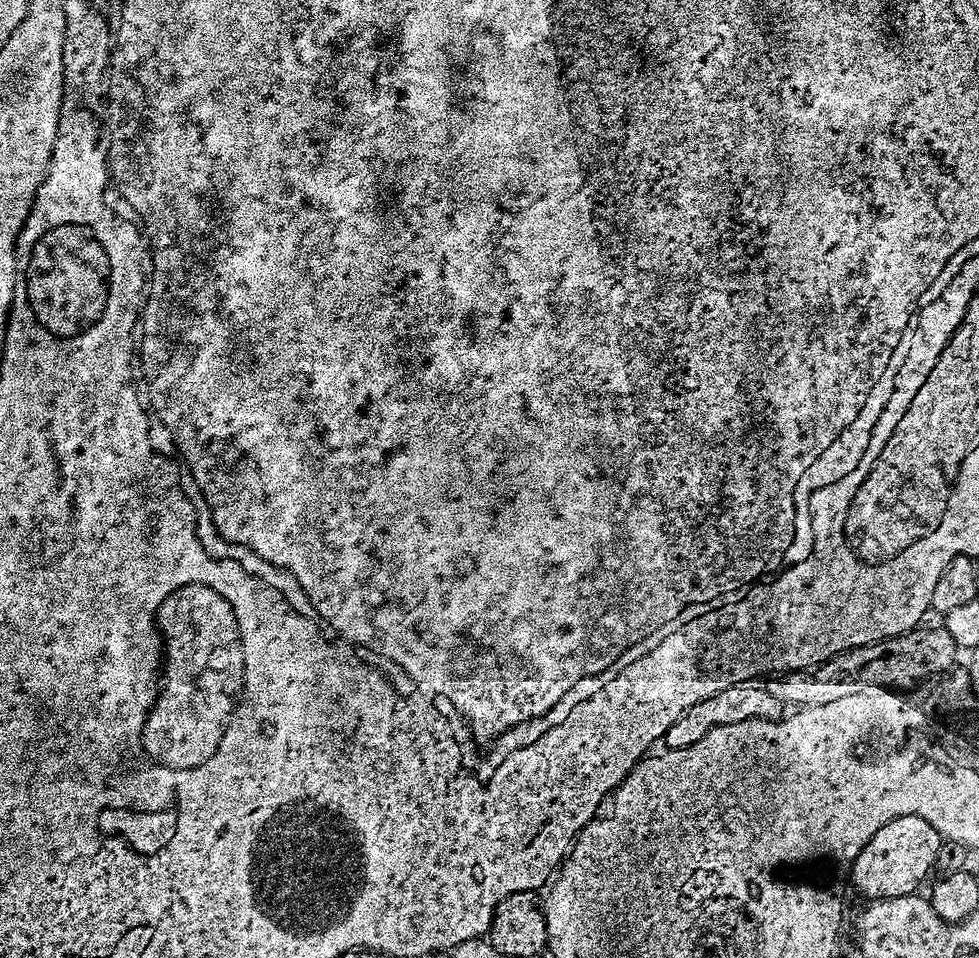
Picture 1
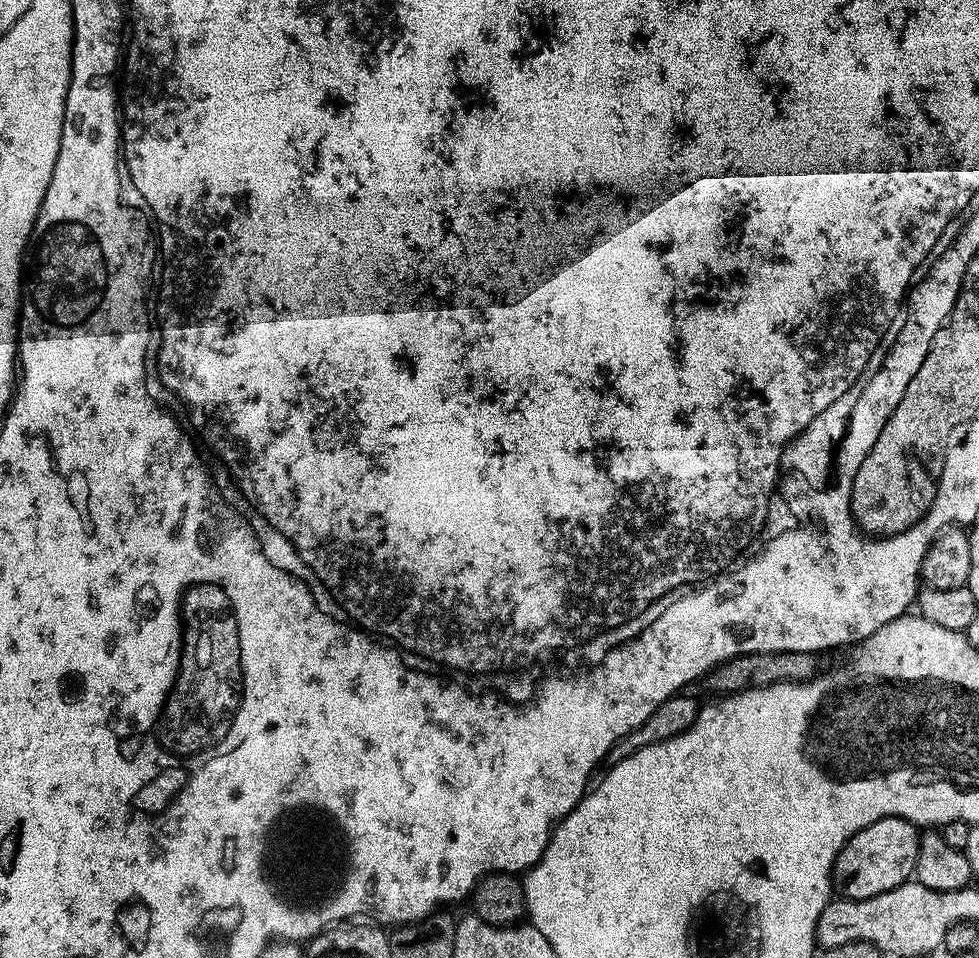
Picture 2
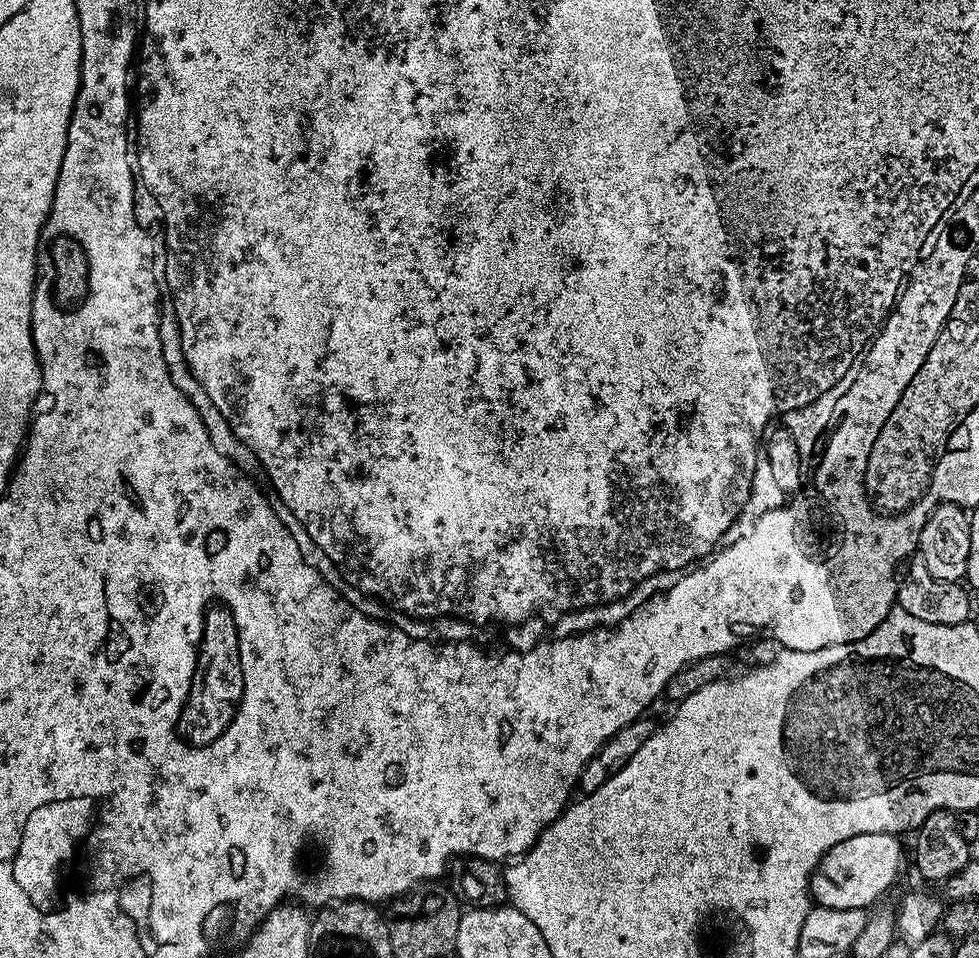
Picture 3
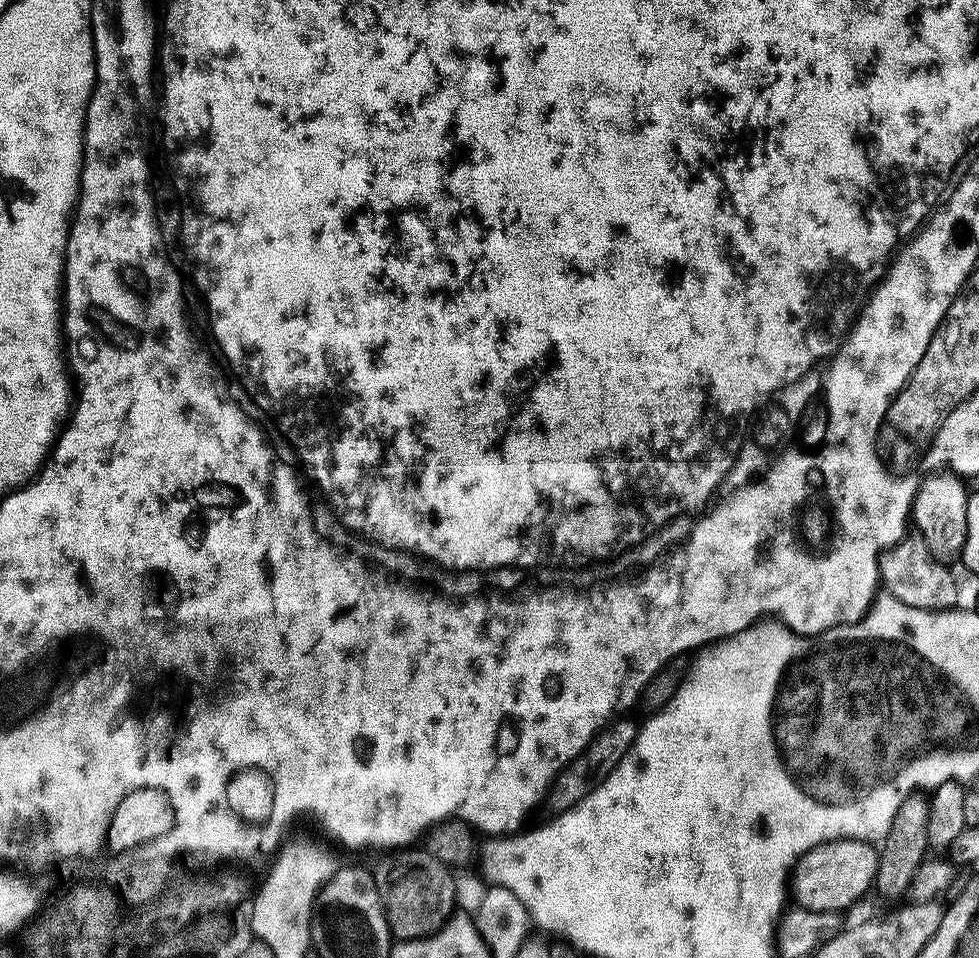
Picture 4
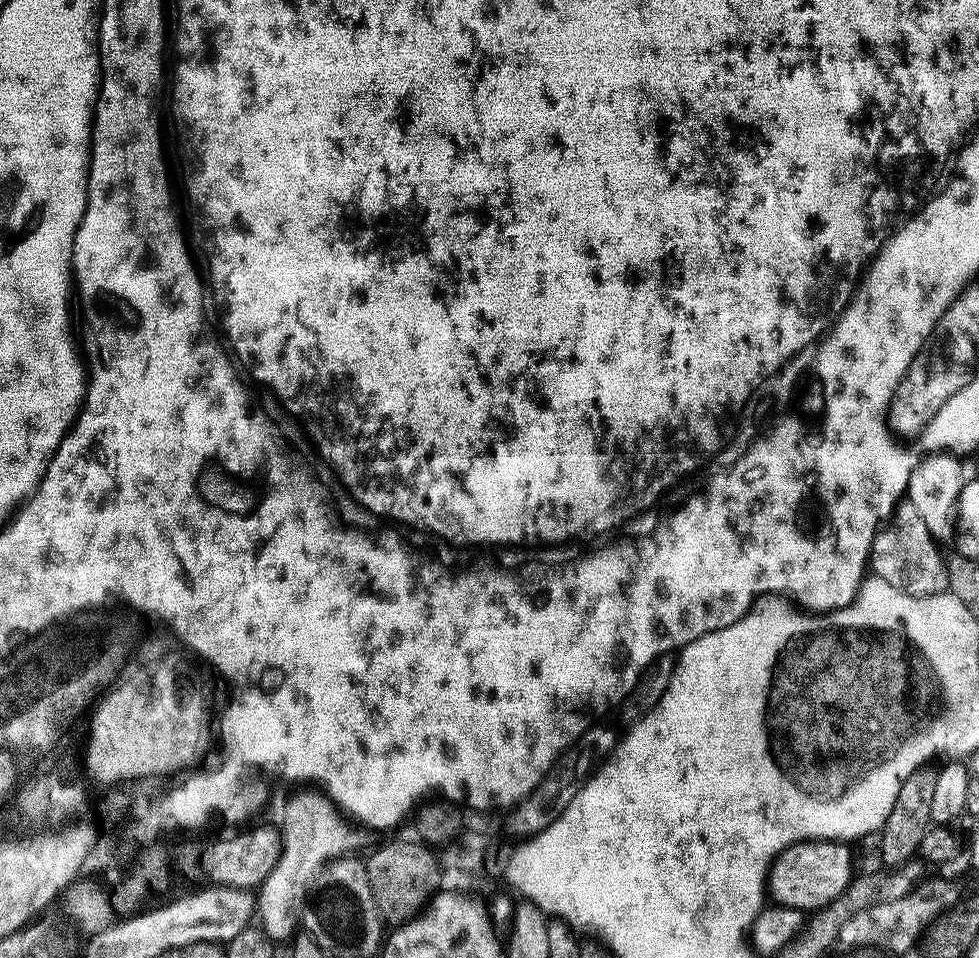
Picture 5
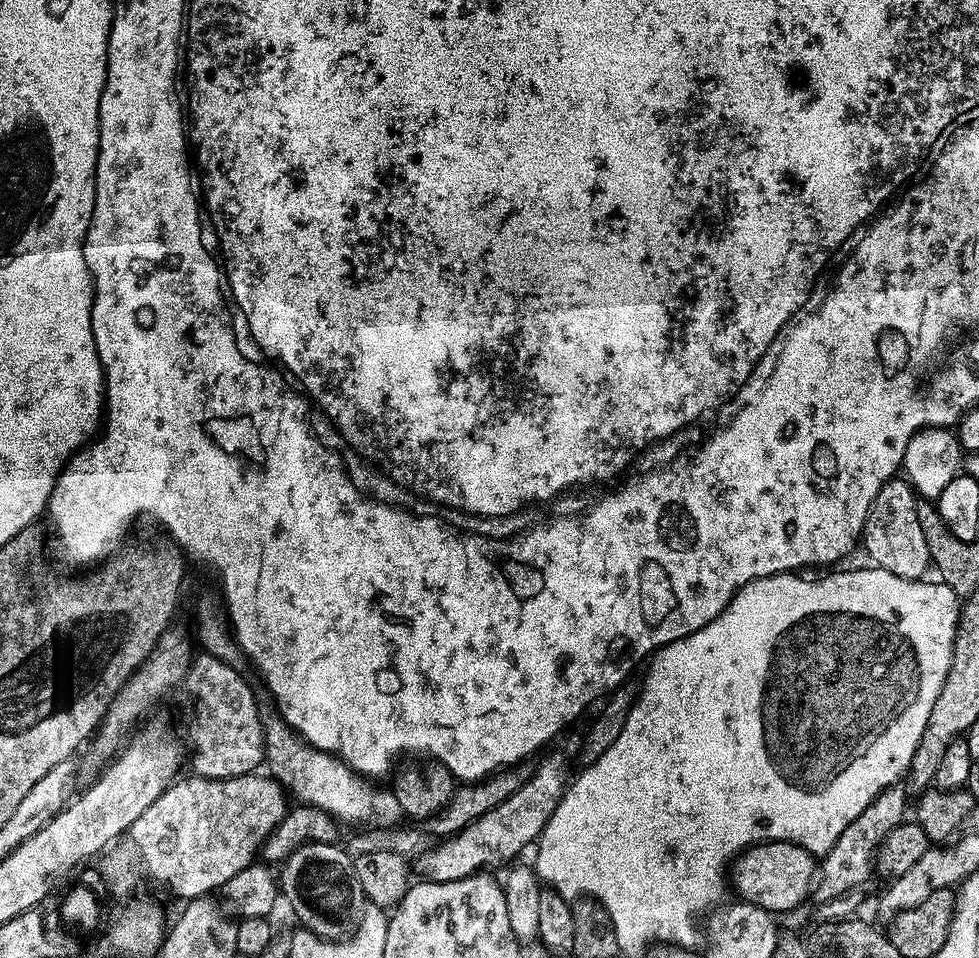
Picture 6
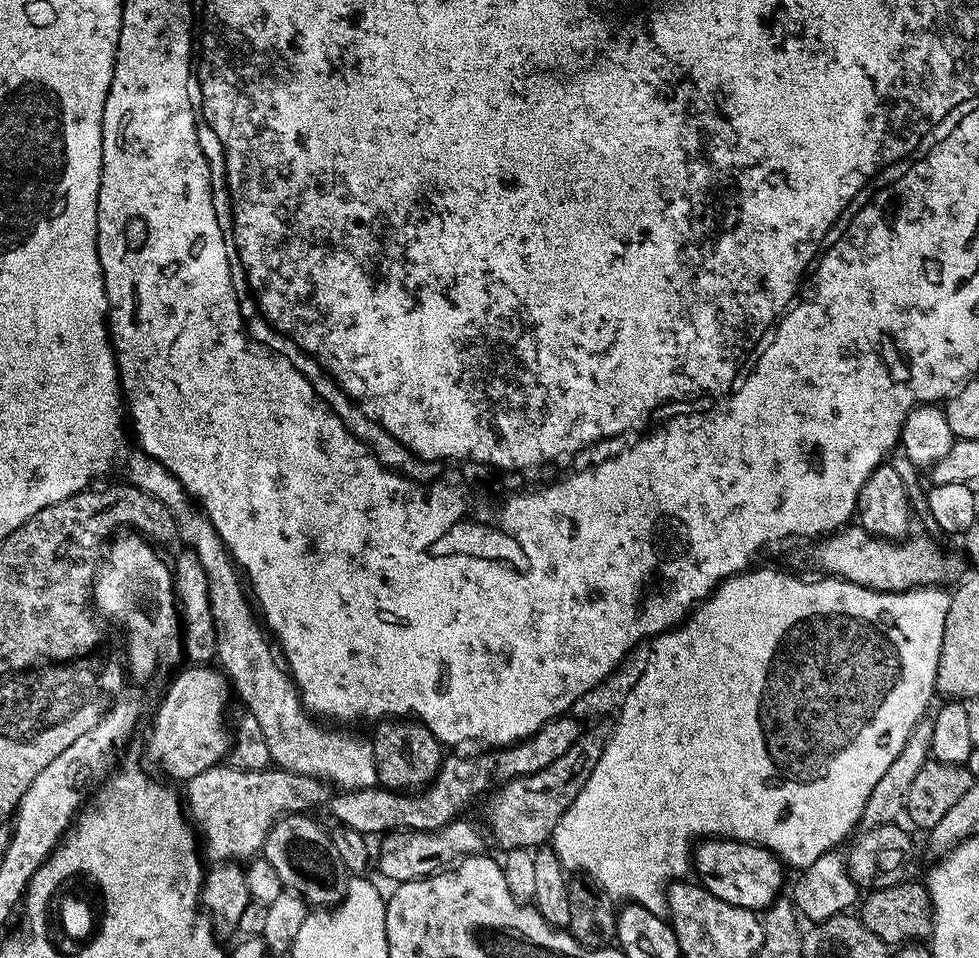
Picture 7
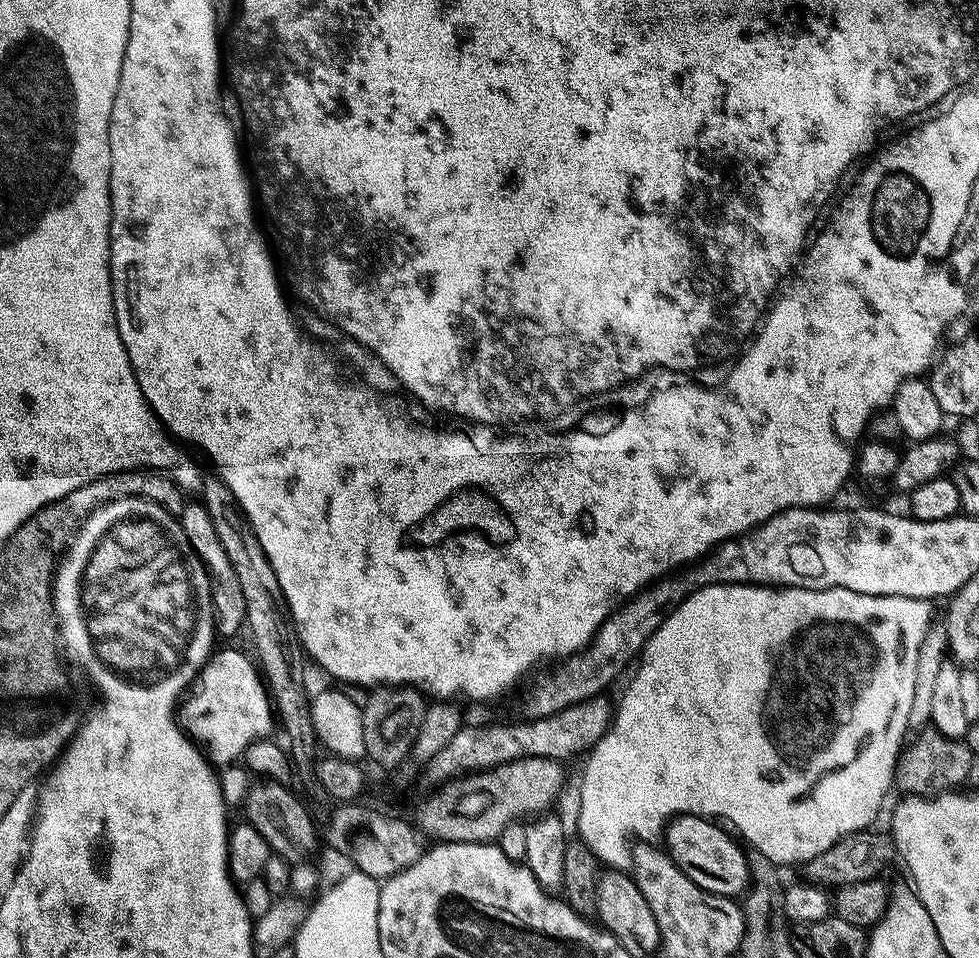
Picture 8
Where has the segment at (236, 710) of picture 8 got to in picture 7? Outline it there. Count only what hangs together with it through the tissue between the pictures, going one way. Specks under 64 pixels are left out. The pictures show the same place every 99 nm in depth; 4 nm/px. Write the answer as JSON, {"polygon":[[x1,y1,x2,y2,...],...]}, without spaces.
{"polygon":[[184,666,173,678,156,708,152,733,148,736,148,752,160,763,165,777,187,782,194,774,210,770,229,755,230,728,224,725,228,692,230,696,230,681,216,666]]}

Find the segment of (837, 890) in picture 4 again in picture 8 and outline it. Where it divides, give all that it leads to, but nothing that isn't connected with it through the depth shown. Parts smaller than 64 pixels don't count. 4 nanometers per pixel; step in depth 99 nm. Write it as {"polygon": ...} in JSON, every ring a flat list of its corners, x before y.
{"polygon":[[674,816,664,829,662,844,678,870,702,891,712,896,740,898,750,887,748,857,741,841,731,831,723,830,728,831,706,816]]}

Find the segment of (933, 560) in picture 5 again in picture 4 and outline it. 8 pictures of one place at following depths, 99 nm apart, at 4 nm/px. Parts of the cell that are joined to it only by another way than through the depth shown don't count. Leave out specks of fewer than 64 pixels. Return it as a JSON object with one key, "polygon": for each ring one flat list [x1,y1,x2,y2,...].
{"polygon":[[918,534,905,535,893,548,886,549,880,558,880,583,887,595,918,610,946,612,957,607,958,580,956,576,952,577,952,571,949,565,940,564,932,557,926,542]]}

